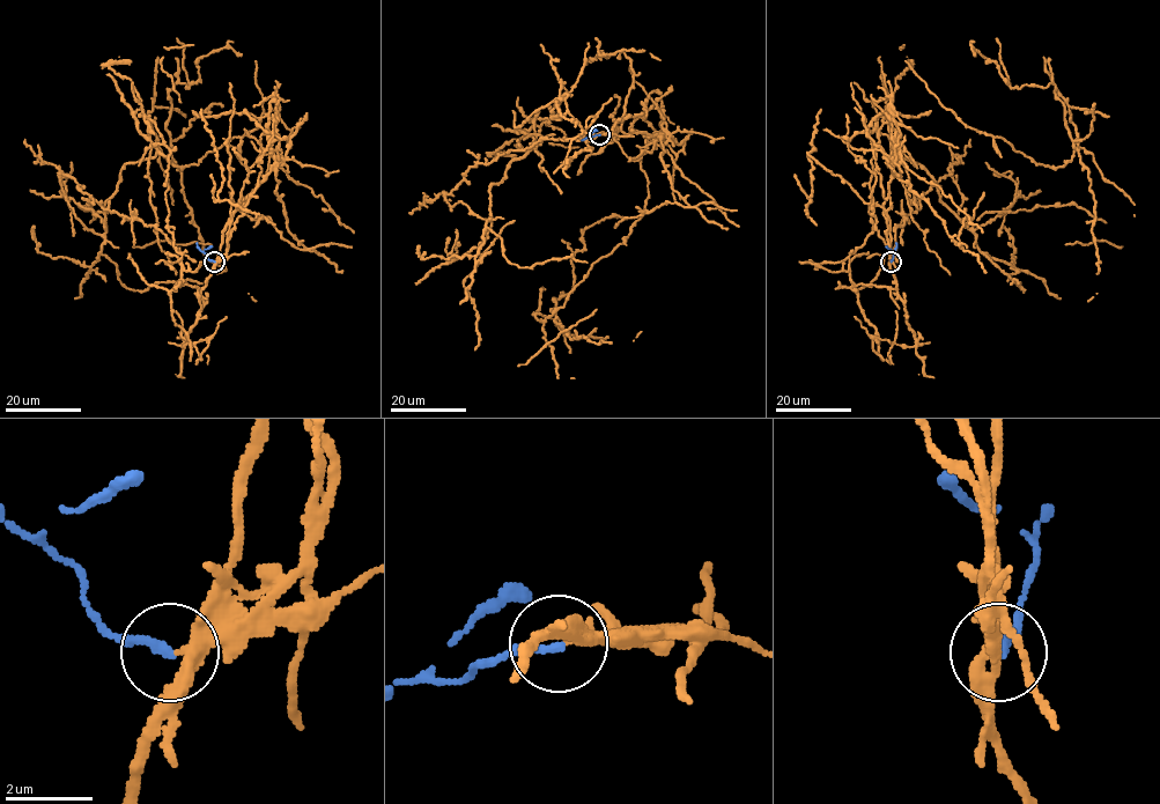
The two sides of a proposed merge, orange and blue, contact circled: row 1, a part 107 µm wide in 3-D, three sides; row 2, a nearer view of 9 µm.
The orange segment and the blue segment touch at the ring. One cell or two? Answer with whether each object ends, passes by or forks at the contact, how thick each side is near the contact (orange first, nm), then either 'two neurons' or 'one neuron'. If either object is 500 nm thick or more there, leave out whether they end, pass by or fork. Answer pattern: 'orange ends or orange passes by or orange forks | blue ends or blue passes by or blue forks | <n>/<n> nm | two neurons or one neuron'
orange passes by | blue ends | 300/190 nm | two neurons

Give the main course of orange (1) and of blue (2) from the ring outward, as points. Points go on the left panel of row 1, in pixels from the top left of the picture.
1: (215, 262), (179, 285), (170, 150), (138, 110), (156, 155), (124, 166), (103, 235), (61, 190), (196, 262)
2: (214, 262), (204, 252), (212, 245)

